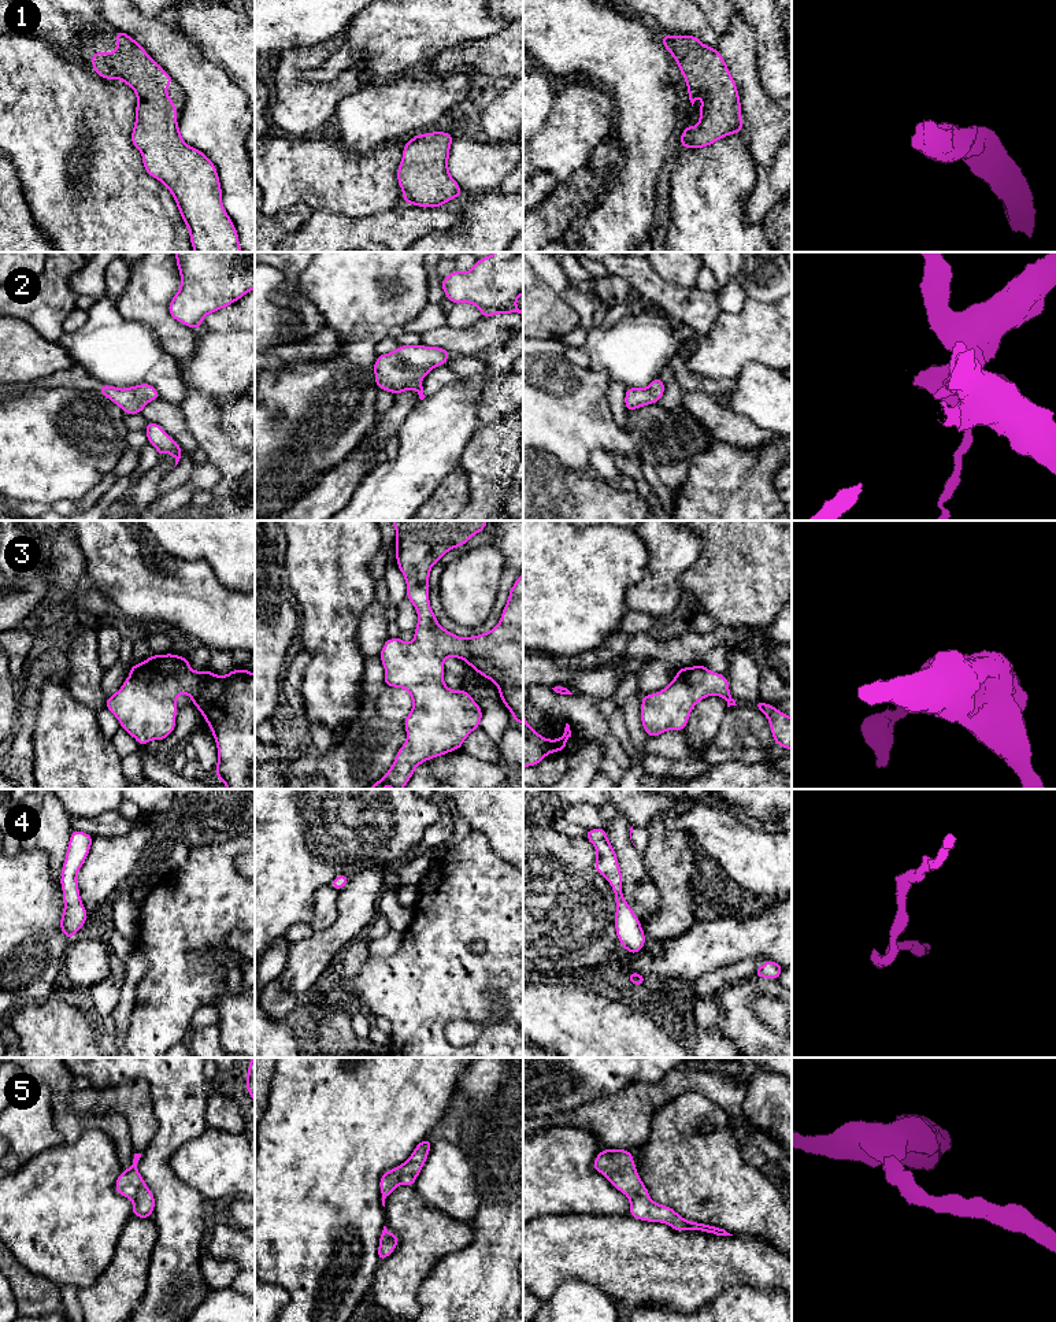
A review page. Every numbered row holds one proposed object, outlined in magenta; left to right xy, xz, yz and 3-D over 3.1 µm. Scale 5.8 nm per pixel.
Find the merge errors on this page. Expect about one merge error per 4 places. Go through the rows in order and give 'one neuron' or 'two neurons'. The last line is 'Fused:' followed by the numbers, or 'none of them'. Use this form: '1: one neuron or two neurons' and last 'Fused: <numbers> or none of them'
1: one neuron
2: one neuron
3: one neuron
4: one neuron
5: one neuron
Fused: none of them

